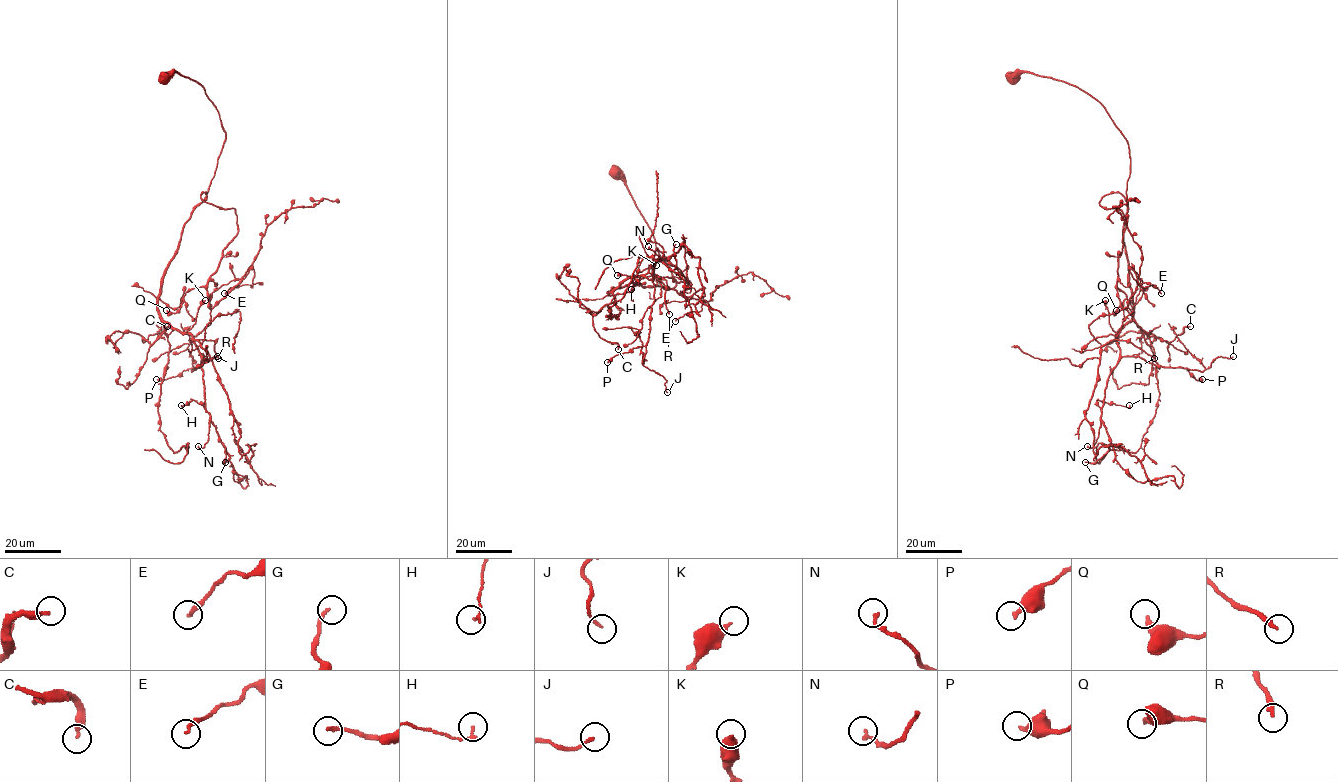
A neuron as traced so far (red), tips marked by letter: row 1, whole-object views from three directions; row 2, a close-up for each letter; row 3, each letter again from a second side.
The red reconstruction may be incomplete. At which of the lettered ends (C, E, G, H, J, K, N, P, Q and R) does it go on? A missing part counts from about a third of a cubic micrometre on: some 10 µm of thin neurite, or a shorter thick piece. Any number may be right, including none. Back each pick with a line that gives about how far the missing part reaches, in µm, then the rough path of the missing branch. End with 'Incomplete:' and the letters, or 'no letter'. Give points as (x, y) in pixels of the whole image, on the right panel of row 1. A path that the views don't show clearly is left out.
R: Missing length about 40 µm. Course of what is missing: (1154, 358), (1159, 361), (1175, 360), (1178, 348), (1205, 352), (1233, 350)
Incomplete: R

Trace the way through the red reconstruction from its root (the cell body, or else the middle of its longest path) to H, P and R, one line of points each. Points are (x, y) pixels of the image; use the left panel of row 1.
H: (165, 77), (200, 84), (225, 133), (158, 300), (202, 361), (205, 407), (181, 405)
P: (165, 77), (178, 72), (204, 88), (225, 139), (158, 300), (159, 315), (204, 356), (197, 368), (156, 379)
R: (165, 77), (178, 72), (204, 88), (225, 139), (164, 276), (158, 314), (212, 340), (218, 358)

